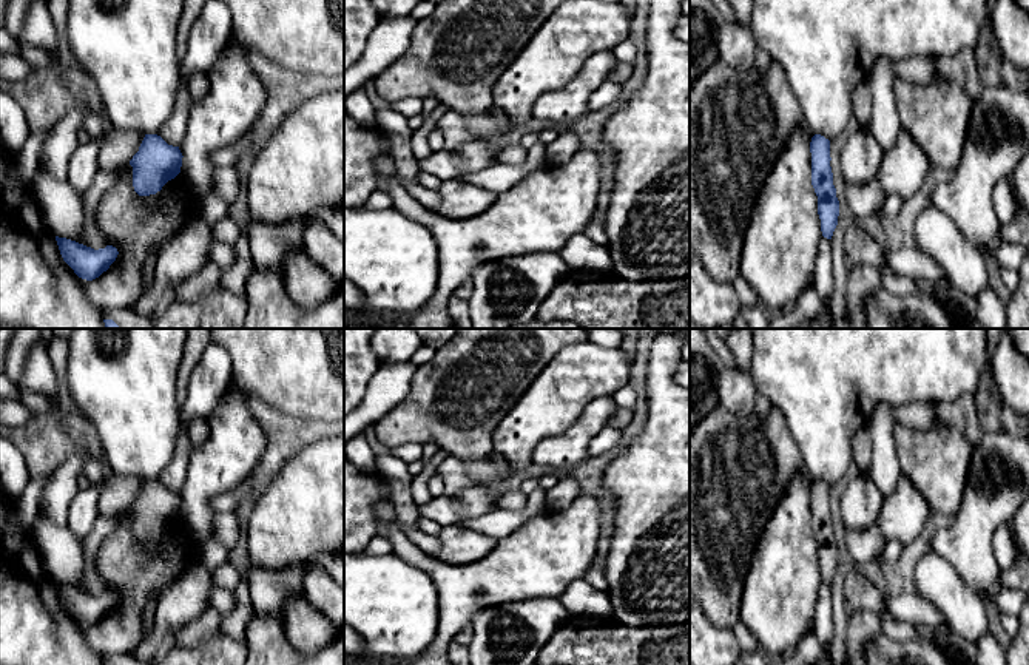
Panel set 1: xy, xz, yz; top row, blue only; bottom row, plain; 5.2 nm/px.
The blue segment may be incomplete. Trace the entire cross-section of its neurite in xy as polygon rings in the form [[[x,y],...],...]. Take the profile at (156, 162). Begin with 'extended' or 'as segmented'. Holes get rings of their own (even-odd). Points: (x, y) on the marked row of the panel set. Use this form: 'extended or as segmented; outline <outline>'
as segmented; outline [[[145,134],[139,151],[130,160],[133,187],[139,196],[156,194],[180,173],[182,153],[157,134]]]

